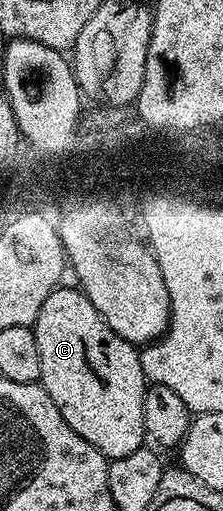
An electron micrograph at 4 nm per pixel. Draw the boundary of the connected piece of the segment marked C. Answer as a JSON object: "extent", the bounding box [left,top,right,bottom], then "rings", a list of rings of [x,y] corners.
{"extent":[33,287,149,461],"rings":[[[78,287],[56,288],[49,298],[45,298],[45,306],[41,306],[41,314],[37,314],[33,325],[37,338],[37,354],[41,354],[41,374],[38,383],[42,384],[49,398],[61,410],[61,418],[89,442],[96,450],[106,456],[108,461],[125,458],[125,454],[133,454],[133,450],[144,447],[145,414],[143,399],[147,393],[149,382],[143,377],[140,349],[125,338],[121,338],[97,314],[93,302]]]}

